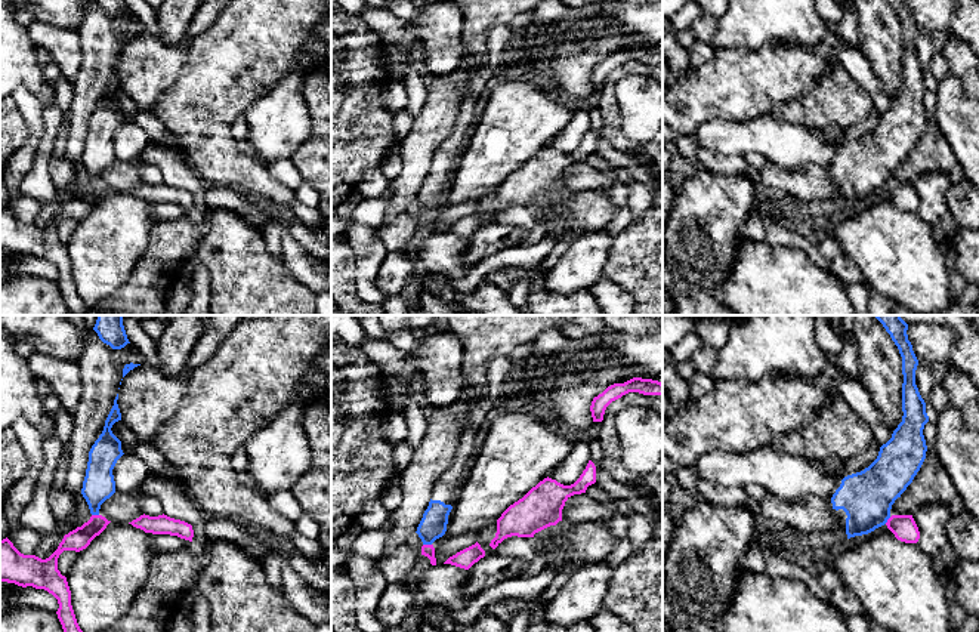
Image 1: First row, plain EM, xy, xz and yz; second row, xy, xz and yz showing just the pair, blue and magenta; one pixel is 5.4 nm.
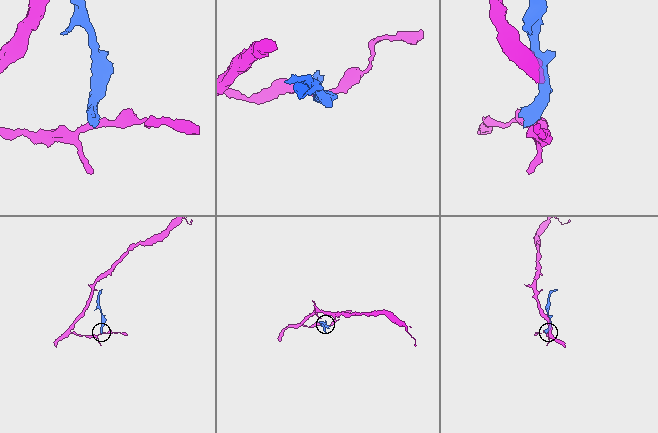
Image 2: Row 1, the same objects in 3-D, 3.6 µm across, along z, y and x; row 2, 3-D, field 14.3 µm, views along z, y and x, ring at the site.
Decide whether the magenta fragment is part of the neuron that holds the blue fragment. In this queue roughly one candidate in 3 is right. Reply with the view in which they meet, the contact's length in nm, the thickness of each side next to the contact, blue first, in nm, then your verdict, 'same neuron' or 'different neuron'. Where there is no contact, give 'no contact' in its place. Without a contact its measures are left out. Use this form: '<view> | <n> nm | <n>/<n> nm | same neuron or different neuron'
xz | 50 nm | 140/70 nm | different neuron

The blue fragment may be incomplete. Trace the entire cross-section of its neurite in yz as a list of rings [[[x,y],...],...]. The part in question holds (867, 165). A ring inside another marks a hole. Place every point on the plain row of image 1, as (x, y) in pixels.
[[[887,0],[902,25],[902,90],[864,139],[847,144],[831,166],[839,194],[819,212],[840,212],[884,194],[892,173],[912,151],[926,127],[926,71],[915,53],[918,28],[907,0]]]

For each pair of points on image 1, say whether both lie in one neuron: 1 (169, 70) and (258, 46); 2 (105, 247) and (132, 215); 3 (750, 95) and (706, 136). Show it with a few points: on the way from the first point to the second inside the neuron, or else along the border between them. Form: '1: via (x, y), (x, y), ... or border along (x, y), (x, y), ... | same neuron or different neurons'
1: border along (184, 49), (181, 74), (161, 96) | different neurons
2: via (111, 240), (124, 222) | same neuron
3: border along (756, 116), (747, 120), (710, 119), (692, 130) | different neurons

